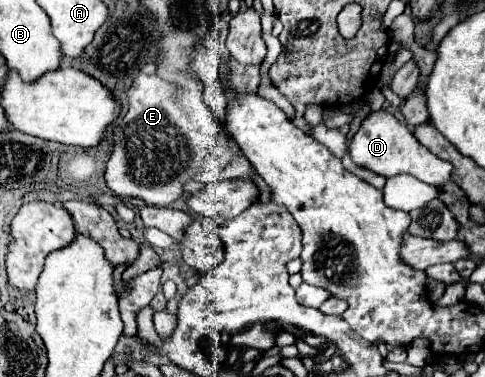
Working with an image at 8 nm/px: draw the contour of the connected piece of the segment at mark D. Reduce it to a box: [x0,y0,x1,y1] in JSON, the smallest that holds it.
[349,110,451,186]

